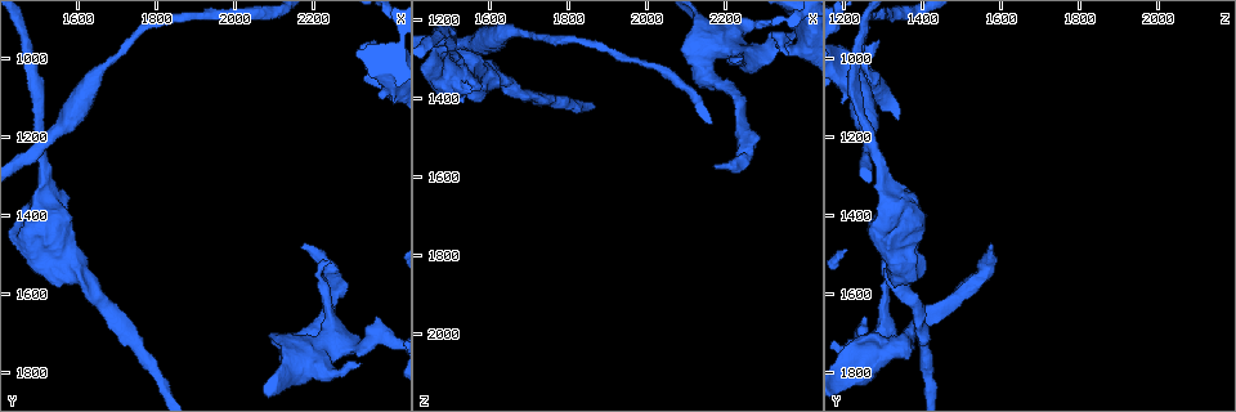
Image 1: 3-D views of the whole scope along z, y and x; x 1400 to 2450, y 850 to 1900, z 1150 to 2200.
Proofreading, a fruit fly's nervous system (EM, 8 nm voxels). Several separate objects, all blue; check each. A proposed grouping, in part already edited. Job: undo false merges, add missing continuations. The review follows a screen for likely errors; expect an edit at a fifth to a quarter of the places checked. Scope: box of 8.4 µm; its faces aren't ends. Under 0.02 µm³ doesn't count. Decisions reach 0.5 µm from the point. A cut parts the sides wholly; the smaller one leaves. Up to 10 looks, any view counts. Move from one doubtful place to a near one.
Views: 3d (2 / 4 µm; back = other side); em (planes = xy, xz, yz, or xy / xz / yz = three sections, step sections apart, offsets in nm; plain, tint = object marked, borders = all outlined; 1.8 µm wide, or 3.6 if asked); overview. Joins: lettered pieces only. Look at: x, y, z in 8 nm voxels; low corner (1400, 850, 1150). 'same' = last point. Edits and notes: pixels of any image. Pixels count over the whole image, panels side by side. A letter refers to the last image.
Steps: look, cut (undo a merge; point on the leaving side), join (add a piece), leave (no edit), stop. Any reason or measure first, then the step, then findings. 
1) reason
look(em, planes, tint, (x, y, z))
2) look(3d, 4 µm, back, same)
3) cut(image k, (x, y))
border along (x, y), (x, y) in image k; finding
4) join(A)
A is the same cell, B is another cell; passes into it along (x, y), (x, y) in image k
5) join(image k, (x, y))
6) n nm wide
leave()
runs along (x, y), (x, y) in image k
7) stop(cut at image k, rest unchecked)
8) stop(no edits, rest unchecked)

free end
look(em, planes, tint, (2170, 1475, 1570))

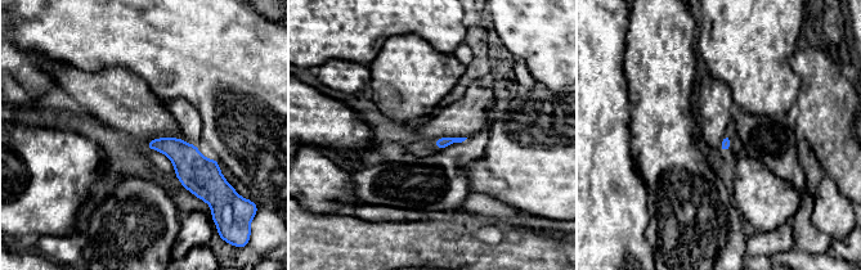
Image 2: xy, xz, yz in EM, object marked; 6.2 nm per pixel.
see the neighbours
look(em, planes, borders, same)

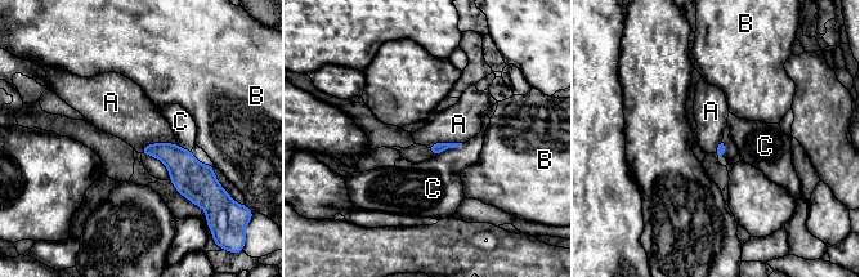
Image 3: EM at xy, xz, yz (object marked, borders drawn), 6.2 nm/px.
leave()
A, B and C are other cells; none of them fits

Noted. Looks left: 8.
looks like a crossing
look(em, xy, step 4, tint, (1510, 1225, 1260))

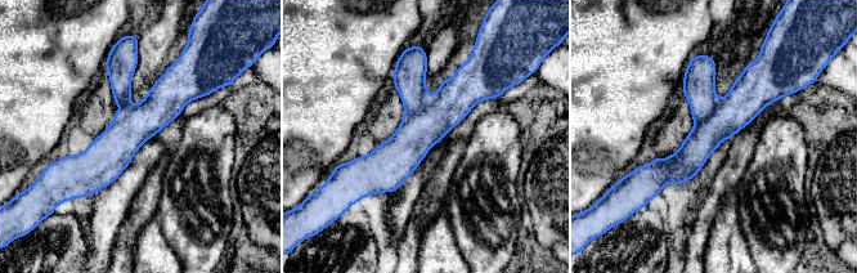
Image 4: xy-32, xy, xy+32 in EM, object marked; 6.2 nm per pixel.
look(em, planes, tint, same)

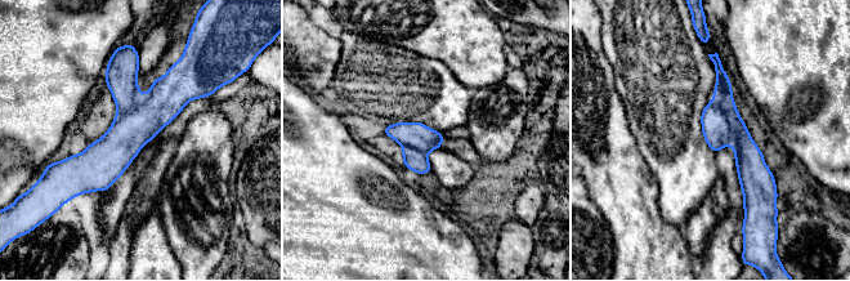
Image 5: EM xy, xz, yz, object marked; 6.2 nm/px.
look(em, planes, borders, same)

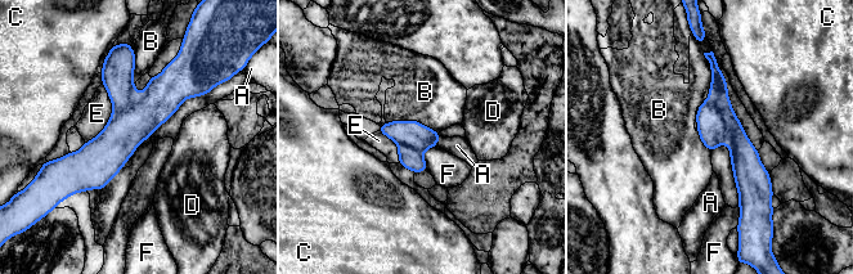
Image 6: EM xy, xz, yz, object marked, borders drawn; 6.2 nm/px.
E touches over 400 nm
cut(image 6, (712, 129))
A, B, C, D, E and F are other cells; border along (708, 98), (724, 124), (726, 143) in image 6; a second neuron is stuck on

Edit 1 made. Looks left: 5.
sudden change in width
look(3d, 4 µm, (1550, 1480, 1345))

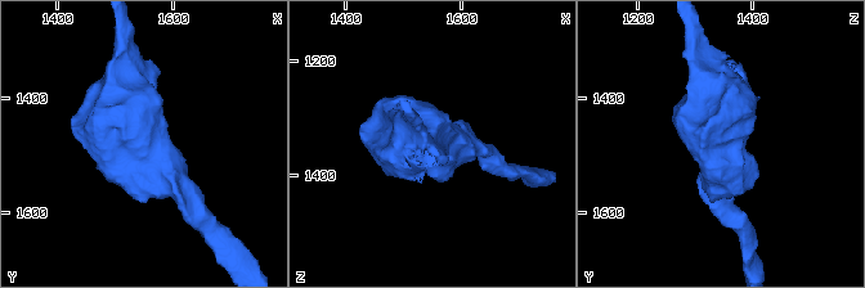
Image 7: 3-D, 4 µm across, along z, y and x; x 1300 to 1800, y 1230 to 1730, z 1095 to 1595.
shape alone is not enough
look(em, planes, tint, same)

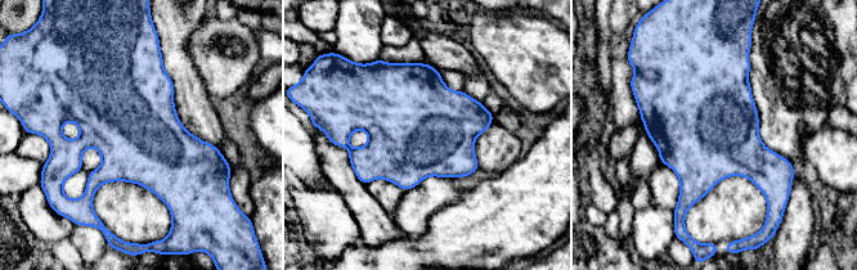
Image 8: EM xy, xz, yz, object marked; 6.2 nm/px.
look(em, planes, borders, same)

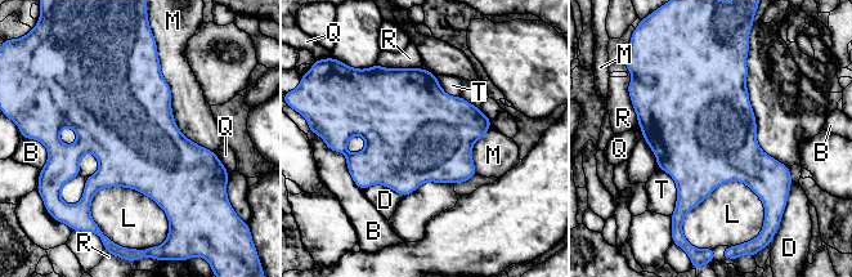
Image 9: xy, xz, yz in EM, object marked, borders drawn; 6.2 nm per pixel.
leave()
B, D, L, M, Q, R and T are other cells; border along (157, 53), (178, 129), (216, 156) in image 9; all the same neuron

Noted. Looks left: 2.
free end
look(em, xz, step 8, borders, (2360, 1655, 1250))

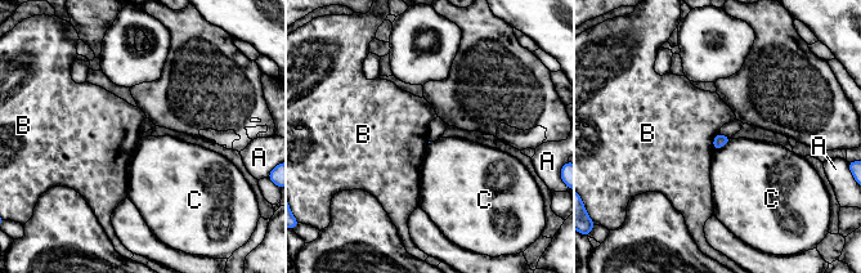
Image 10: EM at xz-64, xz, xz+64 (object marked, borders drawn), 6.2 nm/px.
C touches over 140 nm
leave()
A, B and C are other cells; border along (718, 131), (730, 137) in image 10; none of them fits

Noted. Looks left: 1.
stop(cut at image 6, rest unchecked)

